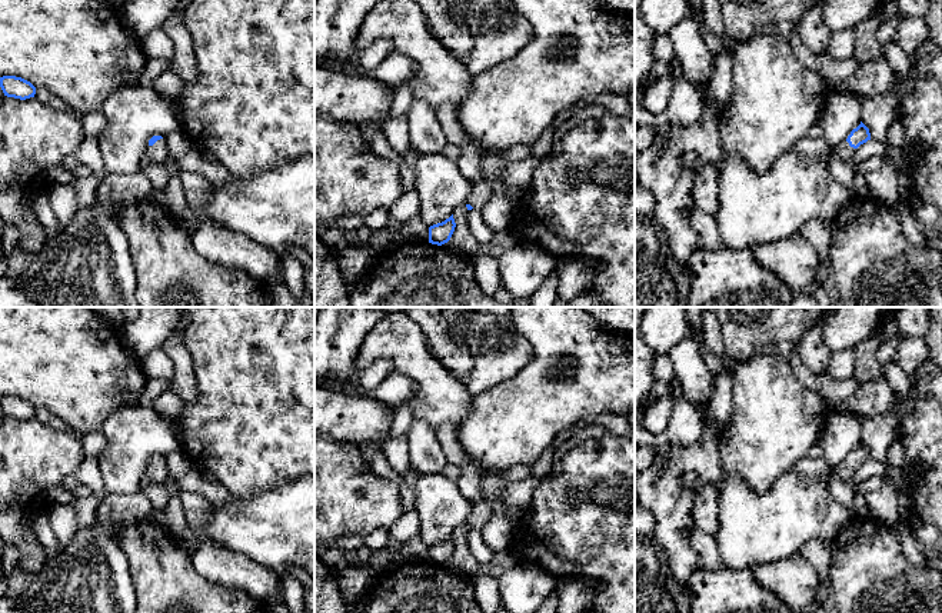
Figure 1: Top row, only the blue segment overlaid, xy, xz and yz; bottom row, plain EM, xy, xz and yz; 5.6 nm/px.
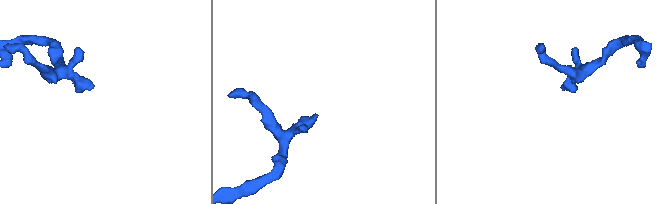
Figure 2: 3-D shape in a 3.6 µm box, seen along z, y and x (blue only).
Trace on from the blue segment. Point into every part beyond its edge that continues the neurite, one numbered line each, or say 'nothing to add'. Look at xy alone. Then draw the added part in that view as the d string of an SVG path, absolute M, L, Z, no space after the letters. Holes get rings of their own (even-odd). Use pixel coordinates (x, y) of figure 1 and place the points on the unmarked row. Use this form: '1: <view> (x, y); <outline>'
1: xy (157, 472); M164 459L157 460L153 466L146 470L146 482L164 482L170 479Z

